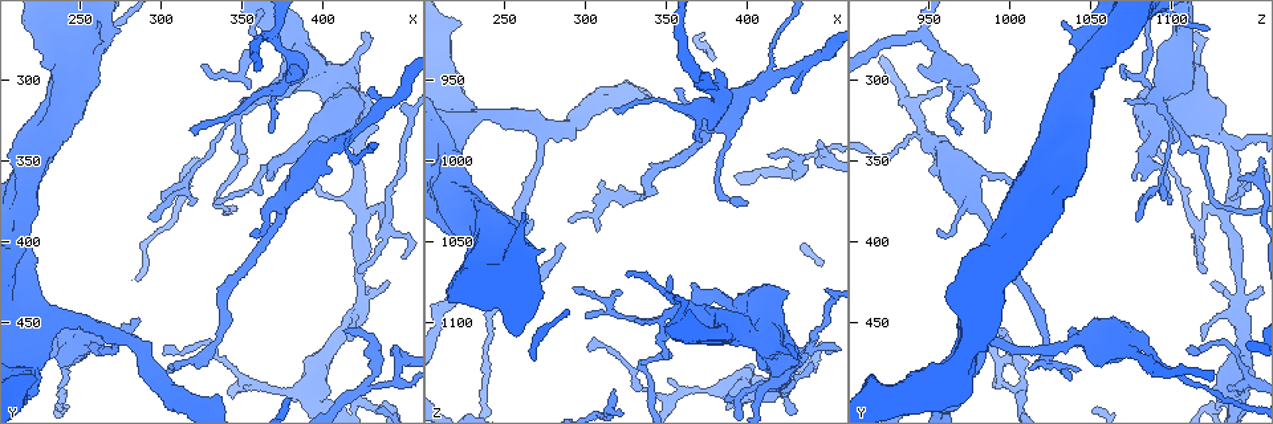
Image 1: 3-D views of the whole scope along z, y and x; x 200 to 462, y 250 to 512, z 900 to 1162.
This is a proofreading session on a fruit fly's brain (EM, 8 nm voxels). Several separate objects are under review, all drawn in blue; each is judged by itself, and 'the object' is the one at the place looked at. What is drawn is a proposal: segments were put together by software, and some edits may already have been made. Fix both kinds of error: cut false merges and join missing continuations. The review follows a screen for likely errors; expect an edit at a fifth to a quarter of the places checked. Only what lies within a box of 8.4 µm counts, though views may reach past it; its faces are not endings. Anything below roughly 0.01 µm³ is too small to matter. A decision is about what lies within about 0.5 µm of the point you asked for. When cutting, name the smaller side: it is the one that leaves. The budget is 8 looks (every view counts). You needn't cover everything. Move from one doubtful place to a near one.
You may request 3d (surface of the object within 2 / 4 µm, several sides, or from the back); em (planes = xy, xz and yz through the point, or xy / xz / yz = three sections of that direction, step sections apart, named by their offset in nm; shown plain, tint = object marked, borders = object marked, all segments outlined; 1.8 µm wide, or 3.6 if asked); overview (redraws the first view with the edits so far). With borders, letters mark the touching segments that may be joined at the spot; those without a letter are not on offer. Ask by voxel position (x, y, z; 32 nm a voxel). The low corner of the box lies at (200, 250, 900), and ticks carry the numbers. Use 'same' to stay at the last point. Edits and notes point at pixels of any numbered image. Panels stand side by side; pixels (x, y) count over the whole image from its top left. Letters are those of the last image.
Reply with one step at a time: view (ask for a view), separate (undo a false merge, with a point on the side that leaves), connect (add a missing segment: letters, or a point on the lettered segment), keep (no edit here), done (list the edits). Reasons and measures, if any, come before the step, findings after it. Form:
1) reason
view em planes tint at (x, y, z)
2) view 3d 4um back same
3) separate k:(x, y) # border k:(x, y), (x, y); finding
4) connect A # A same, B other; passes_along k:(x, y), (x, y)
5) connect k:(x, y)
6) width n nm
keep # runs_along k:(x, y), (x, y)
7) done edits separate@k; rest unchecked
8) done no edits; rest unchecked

view 3d 2um at (334, 374, 1096)

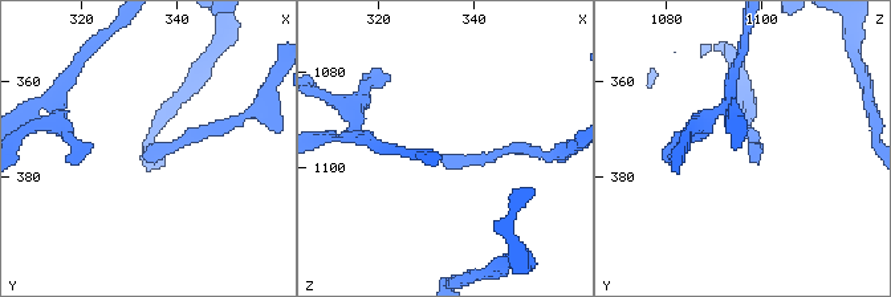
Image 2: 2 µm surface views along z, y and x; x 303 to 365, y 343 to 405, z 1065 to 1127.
view em 3.6um planes tint at (333, 375, 1097)

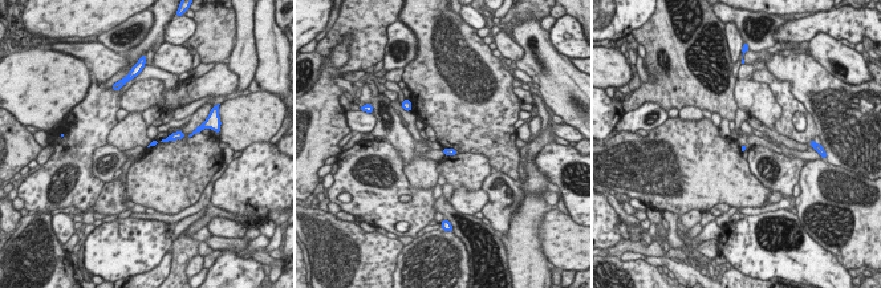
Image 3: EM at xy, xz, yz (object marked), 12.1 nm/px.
what lies round it
view em 3.6um planes borders same

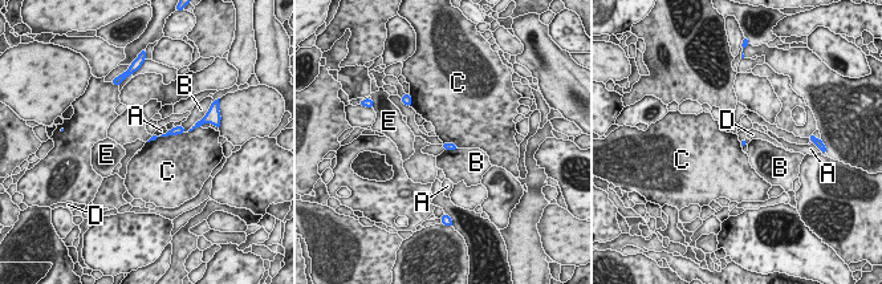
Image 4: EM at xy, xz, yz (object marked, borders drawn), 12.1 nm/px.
longest_contact C 460 nm
keep # A other, B other, C other, D other, E other; border 4:(183, 132), (147, 142); none of them fits

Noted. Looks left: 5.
free end
view em planes borders at (352, 310, 1070)

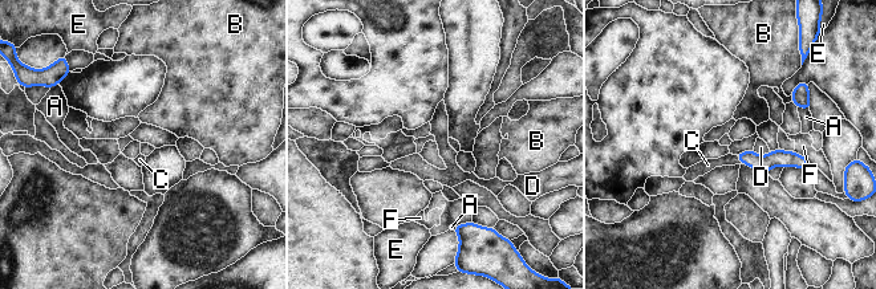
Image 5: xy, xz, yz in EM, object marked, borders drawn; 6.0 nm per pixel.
longest_contact F 130 nm
connect C # A other, B other, C same, D other, E other, F other; passes_along 5:(779, 158), (739, 161), (708, 165); the cell continues

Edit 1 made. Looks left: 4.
view overview

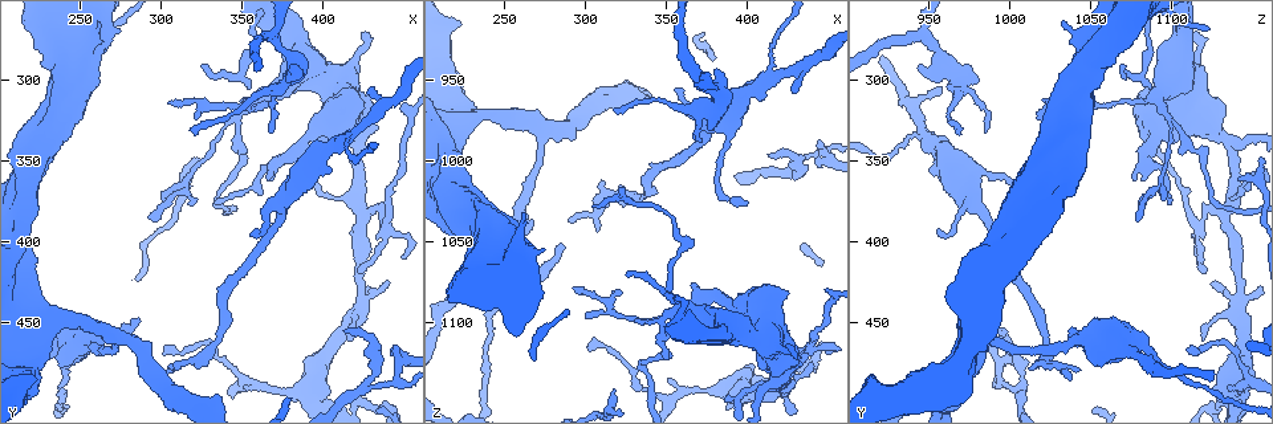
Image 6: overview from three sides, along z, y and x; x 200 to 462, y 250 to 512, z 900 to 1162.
thin arm on a thick one
view 3d 2um back at (416, 334, 950)

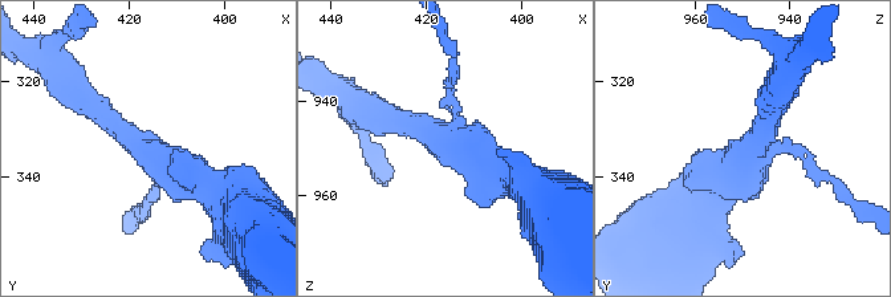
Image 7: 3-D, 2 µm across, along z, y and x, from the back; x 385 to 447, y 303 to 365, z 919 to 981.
arms 3; need the tissue
view em xz step 8 tint at (415, 334, 949)

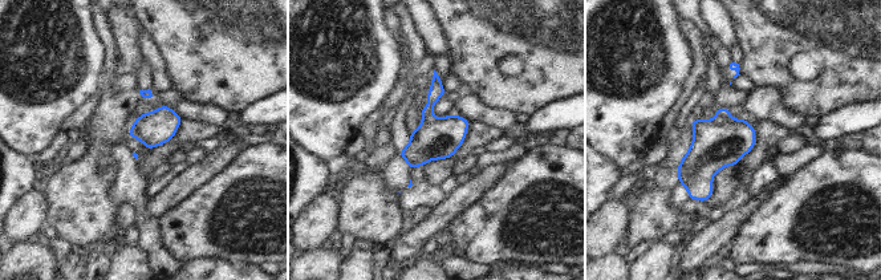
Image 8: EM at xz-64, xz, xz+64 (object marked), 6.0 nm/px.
view em planes borders same

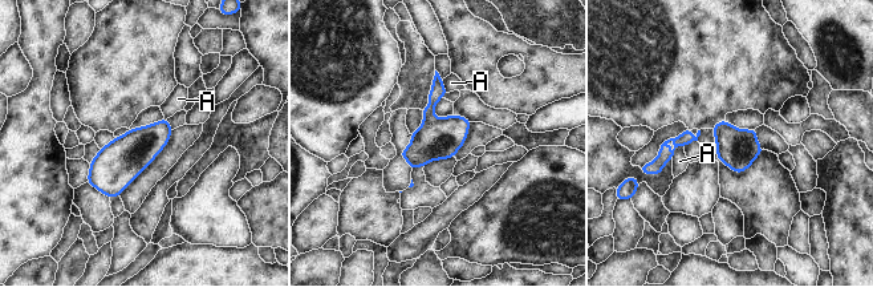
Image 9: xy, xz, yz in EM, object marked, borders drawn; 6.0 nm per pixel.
separate 9:(438, 91) # A other; border 9:(433, 116), (425, 120); a second cell is stuck on

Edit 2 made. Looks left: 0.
done edits connect@5, separate@9; rest unchecked

